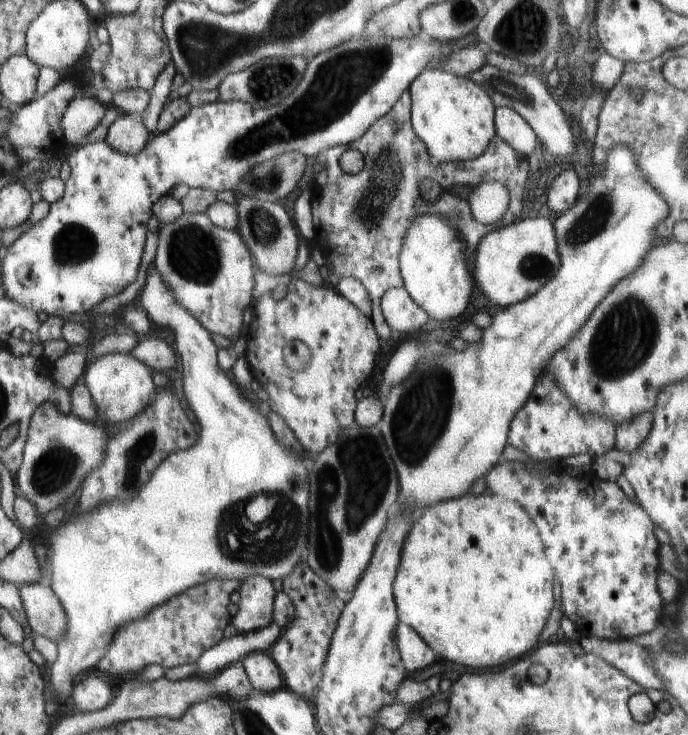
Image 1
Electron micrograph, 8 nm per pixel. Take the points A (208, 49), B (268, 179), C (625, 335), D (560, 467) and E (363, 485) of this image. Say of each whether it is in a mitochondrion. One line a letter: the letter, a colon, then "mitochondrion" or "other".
A: mitochondrion
B: mitochondrion
C: mitochondrion
D: other
E: mitochondrion

